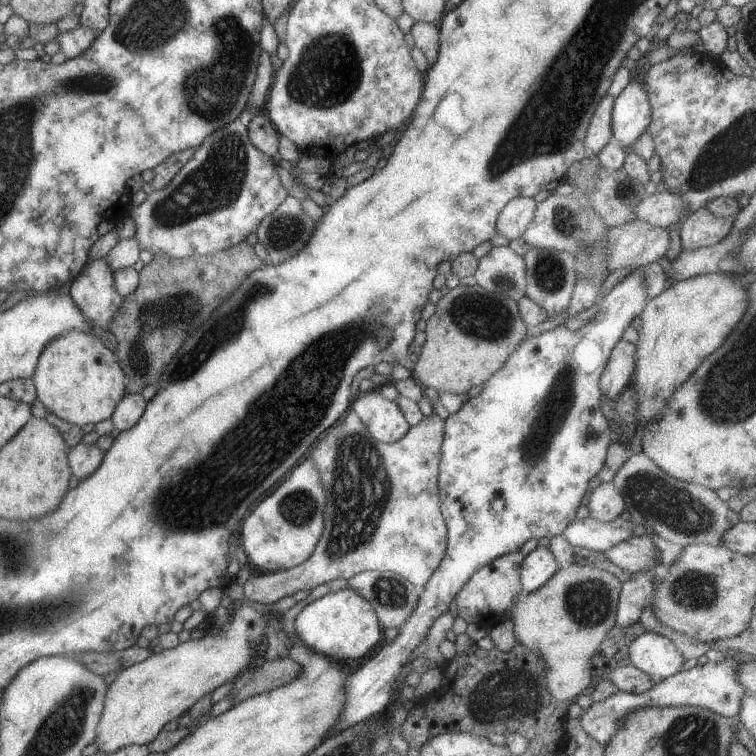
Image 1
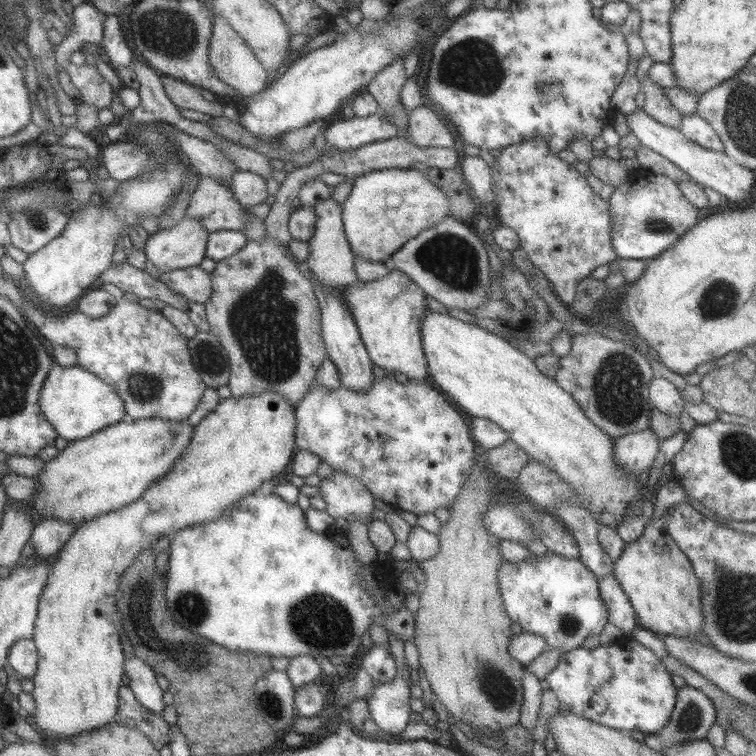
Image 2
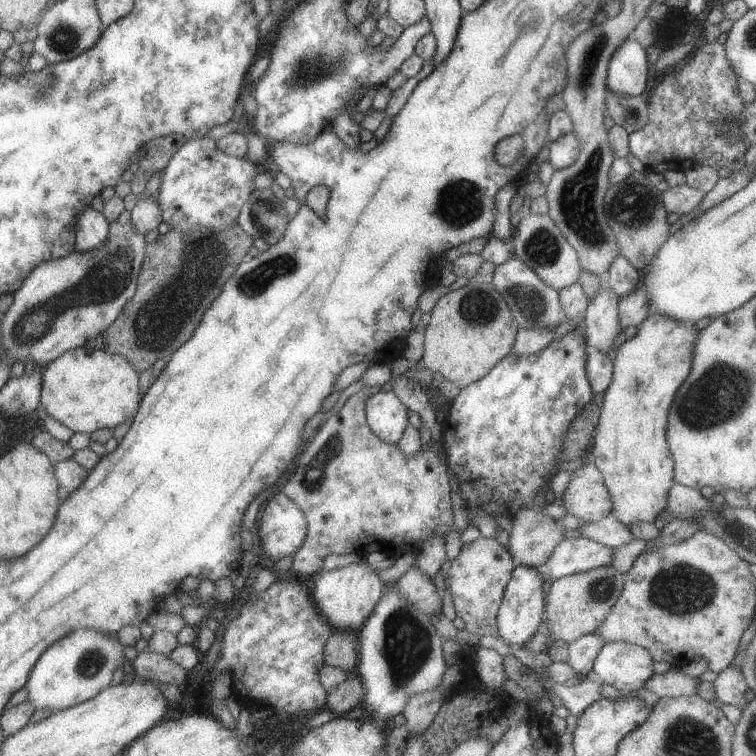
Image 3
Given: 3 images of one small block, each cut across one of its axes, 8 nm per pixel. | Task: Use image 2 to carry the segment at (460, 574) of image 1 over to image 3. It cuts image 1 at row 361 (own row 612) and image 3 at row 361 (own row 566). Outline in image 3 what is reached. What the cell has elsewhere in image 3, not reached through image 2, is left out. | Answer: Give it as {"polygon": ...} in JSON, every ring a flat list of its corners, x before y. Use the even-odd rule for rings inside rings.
{"polygon":[[583,325,575,326,573,330,569,330,566,334,560,334,556,339,553,339,550,343,547,343,545,348,539,350,535,354,531,353,529,356,515,356,513,353,509,353,504,356,485,376,482,376,479,380,464,386,459,394,455,396,451,403,447,404,445,408,444,417,439,422,439,426,442,434,442,457,446,466,449,466,451,474,455,476,459,494,463,501,463,506,466,512,466,518,468,527,476,528,471,522,472,517,481,516,506,516,512,520,514,514,519,509,533,509,536,511,541,510,545,506,545,492,551,491,551,478,554,476,555,467,560,468,560,457,562,456,562,440,566,430,570,427,571,421,576,417,578,413,582,411,582,408,590,403,592,400,597,399,592,388,590,387,587,375,585,372,585,363,587,358,587,346,586,346,586,332]]}

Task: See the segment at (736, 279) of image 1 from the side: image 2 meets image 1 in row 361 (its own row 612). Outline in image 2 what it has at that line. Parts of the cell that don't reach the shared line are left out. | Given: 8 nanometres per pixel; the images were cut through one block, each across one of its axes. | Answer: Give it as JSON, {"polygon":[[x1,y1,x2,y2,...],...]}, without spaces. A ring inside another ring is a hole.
{"polygon":[[667,517,651,518,636,540,624,543,621,556,612,563,612,573,633,607,640,627,650,630,659,637,667,635,702,640,703,613,701,613,700,579,693,572,689,559,667,534,664,528,665,522,667,522]]}

